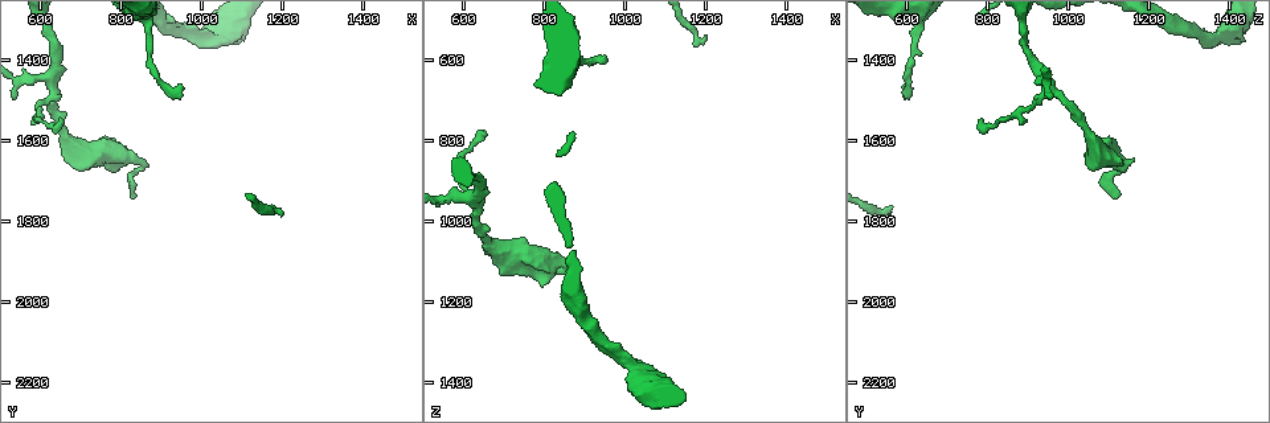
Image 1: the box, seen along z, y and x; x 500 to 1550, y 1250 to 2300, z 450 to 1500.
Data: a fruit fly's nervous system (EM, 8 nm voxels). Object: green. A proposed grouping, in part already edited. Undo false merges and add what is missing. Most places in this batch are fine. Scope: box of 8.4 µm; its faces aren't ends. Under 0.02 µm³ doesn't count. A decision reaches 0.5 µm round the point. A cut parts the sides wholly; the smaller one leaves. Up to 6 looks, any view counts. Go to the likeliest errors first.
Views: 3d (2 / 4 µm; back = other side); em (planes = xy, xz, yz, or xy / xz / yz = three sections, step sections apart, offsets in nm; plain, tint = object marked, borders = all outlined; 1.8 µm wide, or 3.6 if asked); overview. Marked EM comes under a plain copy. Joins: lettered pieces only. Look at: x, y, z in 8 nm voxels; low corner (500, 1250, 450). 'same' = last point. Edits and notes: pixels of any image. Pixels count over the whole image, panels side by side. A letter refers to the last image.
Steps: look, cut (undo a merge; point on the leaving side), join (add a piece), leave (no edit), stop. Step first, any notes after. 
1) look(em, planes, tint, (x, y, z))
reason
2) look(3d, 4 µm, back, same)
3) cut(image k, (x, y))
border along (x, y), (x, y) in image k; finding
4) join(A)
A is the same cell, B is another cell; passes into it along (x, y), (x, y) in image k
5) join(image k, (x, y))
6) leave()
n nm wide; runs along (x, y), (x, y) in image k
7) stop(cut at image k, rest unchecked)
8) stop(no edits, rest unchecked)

look(em, yz, step 16, borders, (840, 1735, 1120))
tapers out

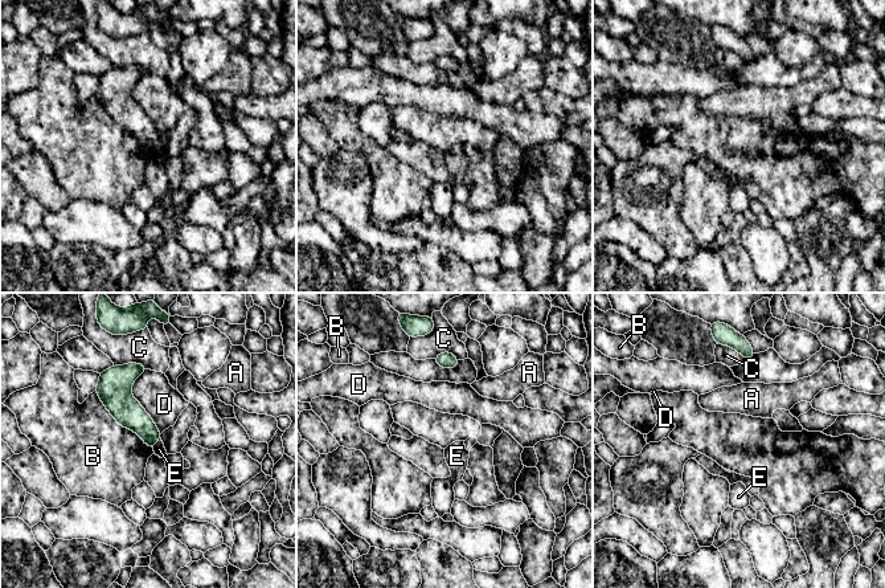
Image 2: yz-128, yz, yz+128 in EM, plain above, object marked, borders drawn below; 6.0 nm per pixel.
look(em, planes, borders, same)
cut it another way

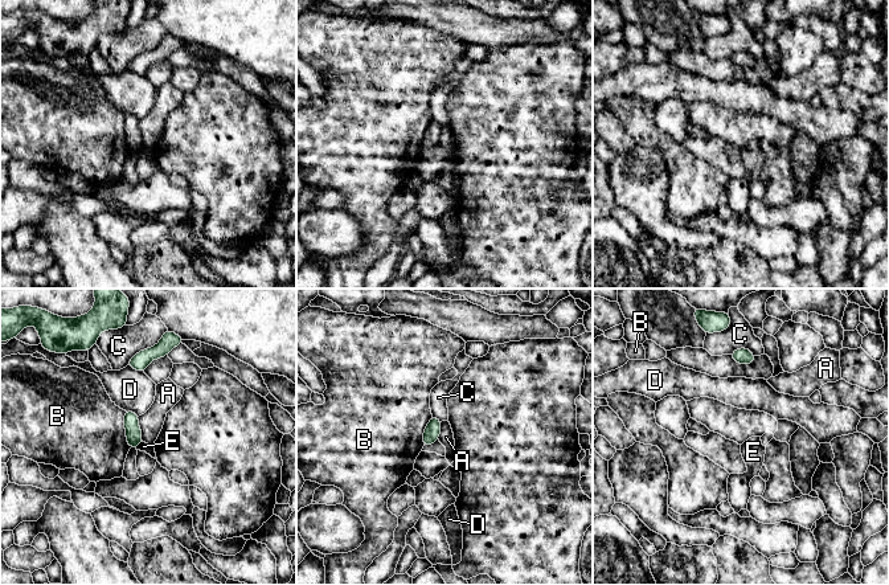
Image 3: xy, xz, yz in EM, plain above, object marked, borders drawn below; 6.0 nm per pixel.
leave()
A, B, C, D and E are other cells; border along (138, 416), (143, 441) in image 3; none of them fits

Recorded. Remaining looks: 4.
look(em, 3.6 µm, planes, borders, (945, 1470, 595))
branch stops here

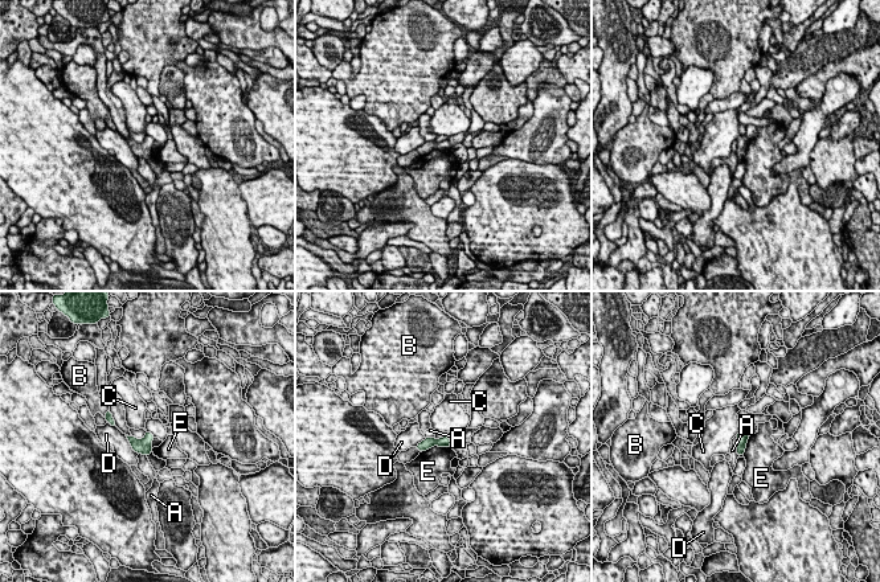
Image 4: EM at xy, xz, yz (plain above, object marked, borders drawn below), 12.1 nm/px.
leave()
A, B, C, D and E are other cells; runs along (447, 442), (429, 442), (420, 446) in image 4; none of them fits

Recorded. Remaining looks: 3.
look(3d, 2 µm, (635, 1475, 970))
branch point

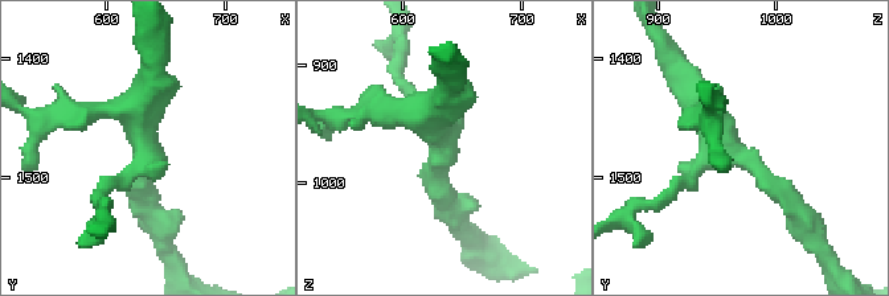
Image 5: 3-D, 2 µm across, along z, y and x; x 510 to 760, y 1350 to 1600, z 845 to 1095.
look(em, planes, borders, (634, 1478, 970))
now the EM

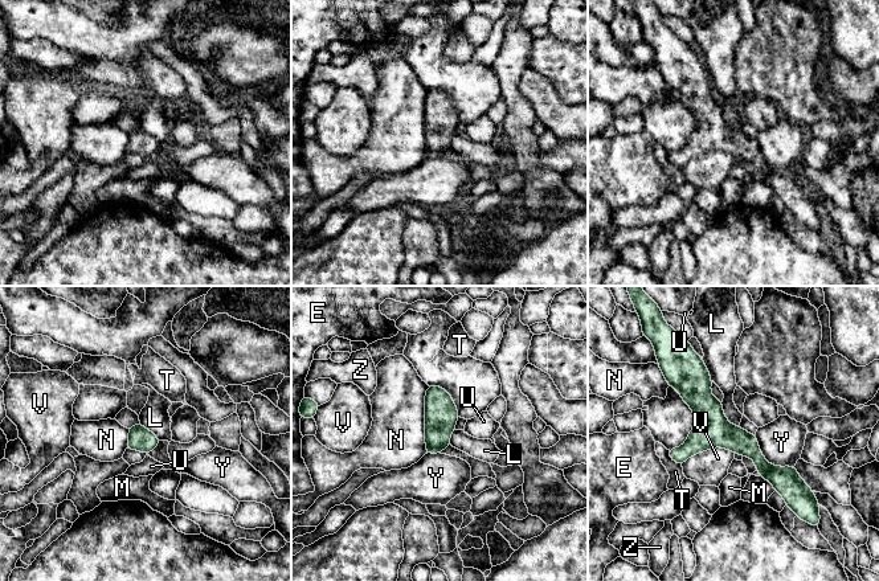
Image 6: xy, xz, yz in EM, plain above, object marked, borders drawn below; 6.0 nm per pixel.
leave()
E, L, M, N, T, U, V, Y and Z are other cells; one neuron here

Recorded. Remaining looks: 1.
stop(no edits, rest unchecked)

